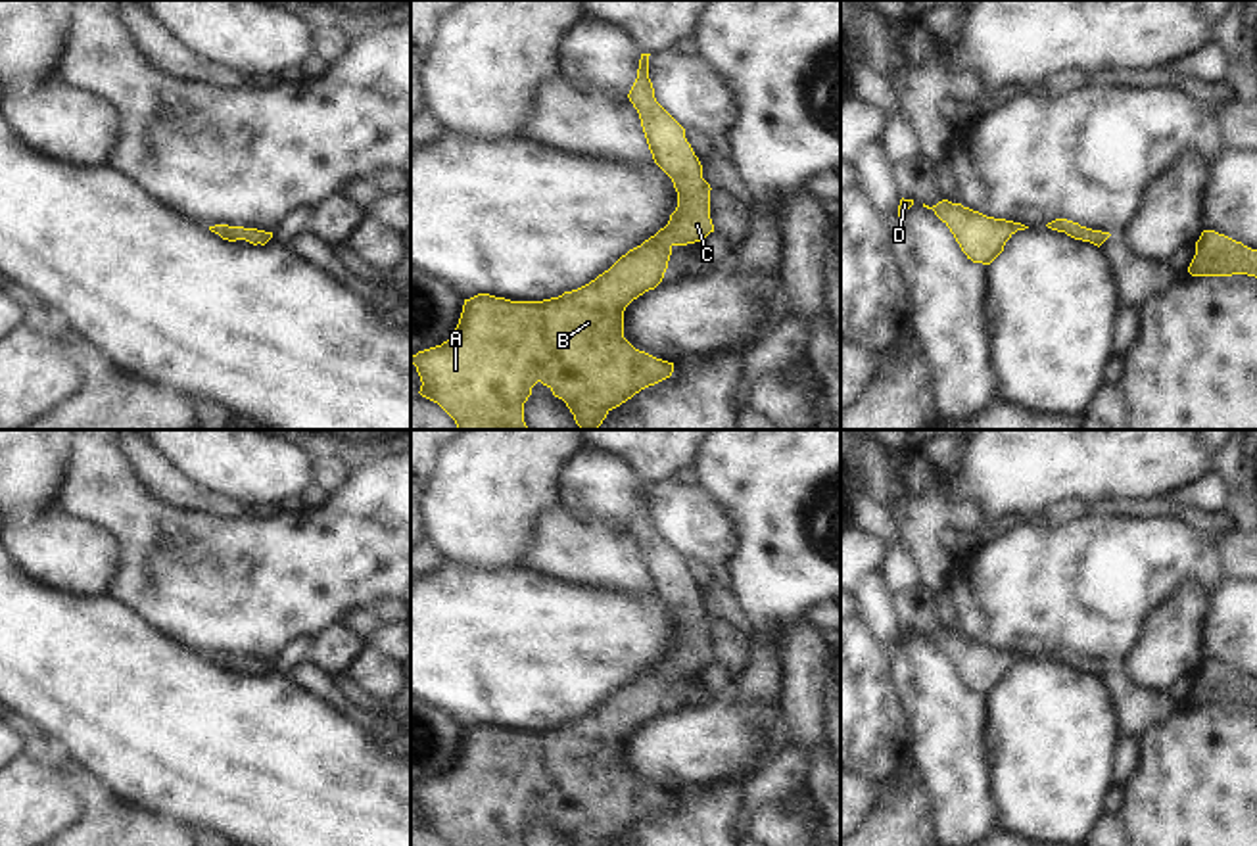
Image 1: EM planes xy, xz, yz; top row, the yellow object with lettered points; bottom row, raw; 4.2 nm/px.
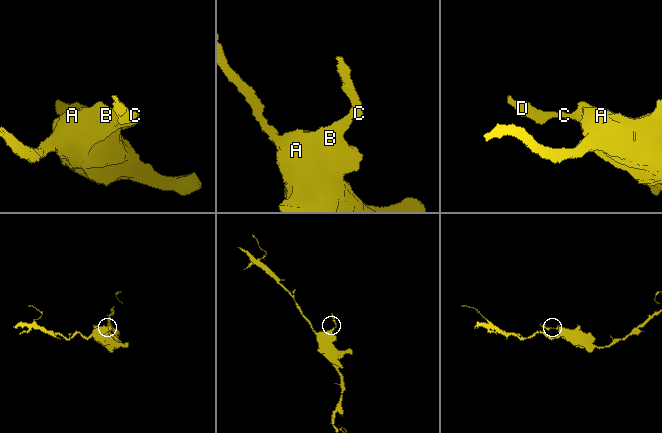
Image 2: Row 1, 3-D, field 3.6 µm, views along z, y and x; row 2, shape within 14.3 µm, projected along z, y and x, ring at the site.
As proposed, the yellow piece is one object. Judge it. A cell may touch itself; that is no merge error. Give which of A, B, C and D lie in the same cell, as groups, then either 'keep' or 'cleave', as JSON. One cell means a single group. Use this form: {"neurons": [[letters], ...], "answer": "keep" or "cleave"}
{"neurons": [["A", "B", "C", "D"]], "answer": "keep"}

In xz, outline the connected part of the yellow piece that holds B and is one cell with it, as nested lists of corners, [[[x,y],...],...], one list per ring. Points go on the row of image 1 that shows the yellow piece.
[[[641,54],[628,98],[639,113],[654,163],[674,182],[676,211],[664,228],[578,290],[543,301],[510,301],[489,294],[464,299],[455,334],[411,357],[422,382],[418,393],[438,403],[459,430],[528,430],[524,403],[537,382],[566,403],[581,430],[597,430],[612,409],[672,376],[674,363],[639,351],[624,338],[624,311],[662,282],[674,246],[702,242],[714,232],[712,188],[702,178],[685,129],[654,98],[649,56]]]

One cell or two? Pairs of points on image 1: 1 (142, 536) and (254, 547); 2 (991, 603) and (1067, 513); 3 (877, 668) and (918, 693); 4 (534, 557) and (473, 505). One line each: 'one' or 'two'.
1: one
2: two
3: two
4: two

